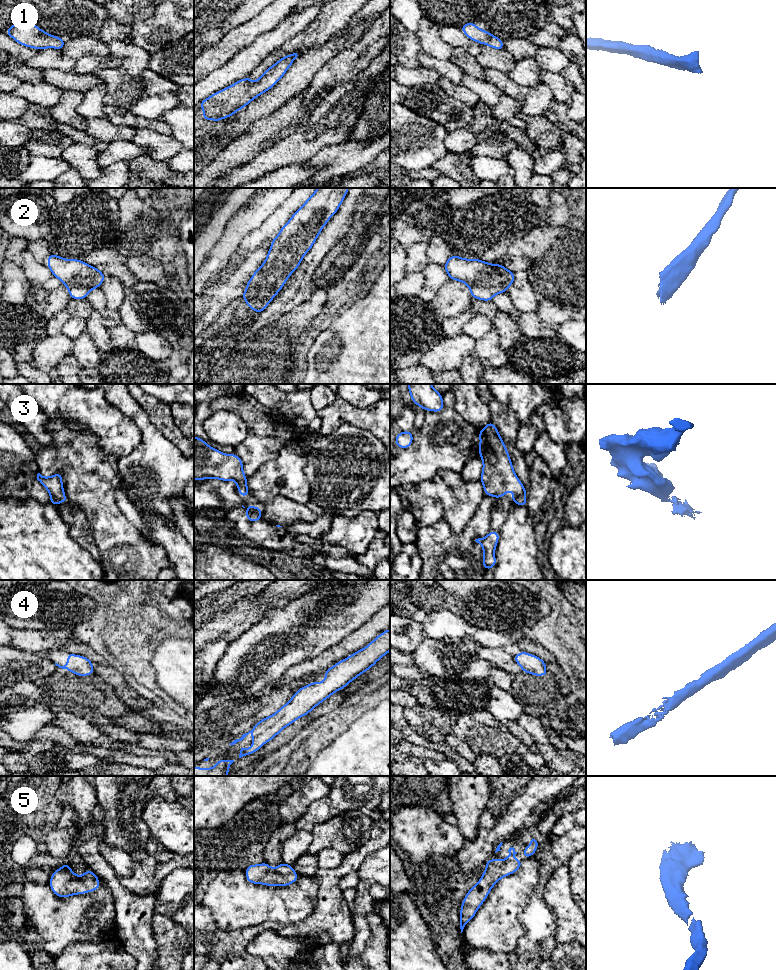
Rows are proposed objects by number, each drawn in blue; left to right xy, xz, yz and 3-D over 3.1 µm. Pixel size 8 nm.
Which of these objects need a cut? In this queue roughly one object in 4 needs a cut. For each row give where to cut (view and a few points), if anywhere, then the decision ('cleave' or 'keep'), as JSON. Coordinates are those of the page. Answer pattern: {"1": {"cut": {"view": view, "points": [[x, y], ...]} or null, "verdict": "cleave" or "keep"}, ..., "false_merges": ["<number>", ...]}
{"1": {"cut": null, "verdict": "keep"}, "2": {"cut": null, "verdict": "keep"}, "3": {"cut": {"view": "yz", "points": [[525, 489], [513, 501]]}, "verdict": "cleave"}, "4": {"cut": null, "verdict": "keep"}, "5": {"cut": null, "verdict": "keep"}, "false_merges": ["3"]}

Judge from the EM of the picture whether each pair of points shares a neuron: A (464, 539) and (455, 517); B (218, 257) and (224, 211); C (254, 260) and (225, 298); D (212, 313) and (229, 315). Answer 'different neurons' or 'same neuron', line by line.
A: different neurons
B: different neurons
C: same neuron
D: different neurons

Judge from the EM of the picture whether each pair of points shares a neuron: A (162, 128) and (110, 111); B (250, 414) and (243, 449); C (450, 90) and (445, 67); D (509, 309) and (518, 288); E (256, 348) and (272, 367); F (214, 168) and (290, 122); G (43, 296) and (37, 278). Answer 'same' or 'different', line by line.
A: same
B: same
C: different
D: different
E: same
F: same
G: different

